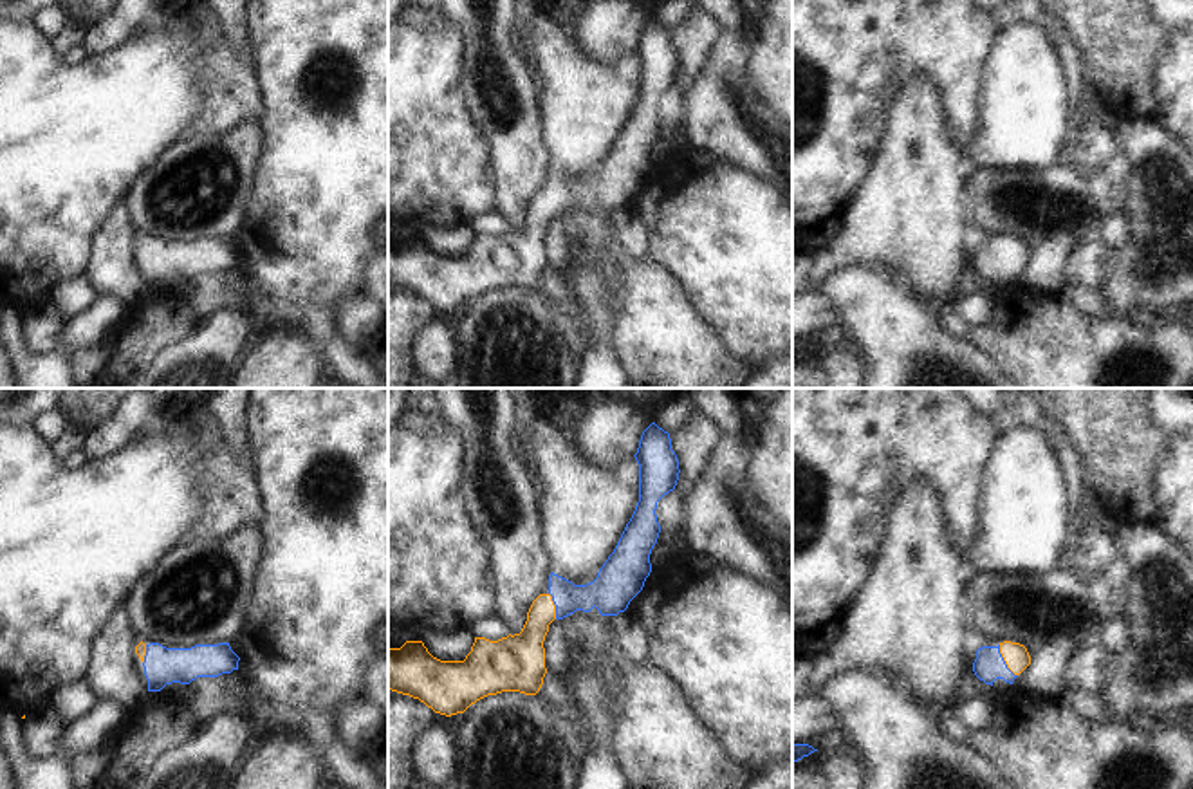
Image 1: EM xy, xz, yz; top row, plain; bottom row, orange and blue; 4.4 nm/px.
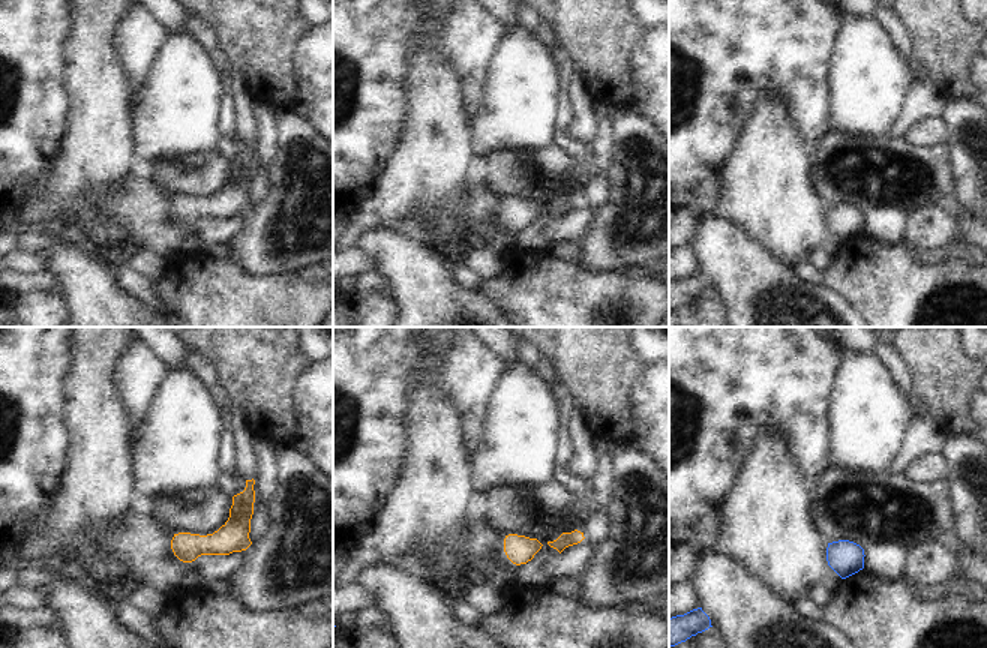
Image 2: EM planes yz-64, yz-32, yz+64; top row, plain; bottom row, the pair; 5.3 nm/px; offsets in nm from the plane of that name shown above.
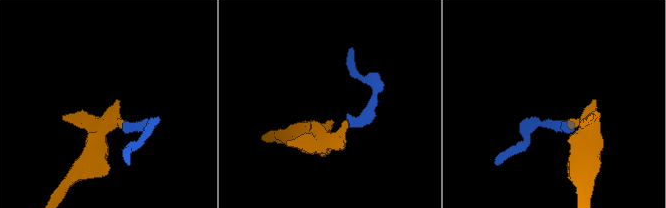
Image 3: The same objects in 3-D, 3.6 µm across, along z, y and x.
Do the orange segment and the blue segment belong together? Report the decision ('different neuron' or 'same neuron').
same neuron

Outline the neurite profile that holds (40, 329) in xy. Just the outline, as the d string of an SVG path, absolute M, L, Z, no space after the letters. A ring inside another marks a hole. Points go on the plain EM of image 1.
M52 303L22 314L22 338L32 354L51 354L60 347L67 320Z

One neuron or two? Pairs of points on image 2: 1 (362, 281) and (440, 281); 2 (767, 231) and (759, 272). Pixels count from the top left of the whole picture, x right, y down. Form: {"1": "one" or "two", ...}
{"1": "two", "2": "two"}

